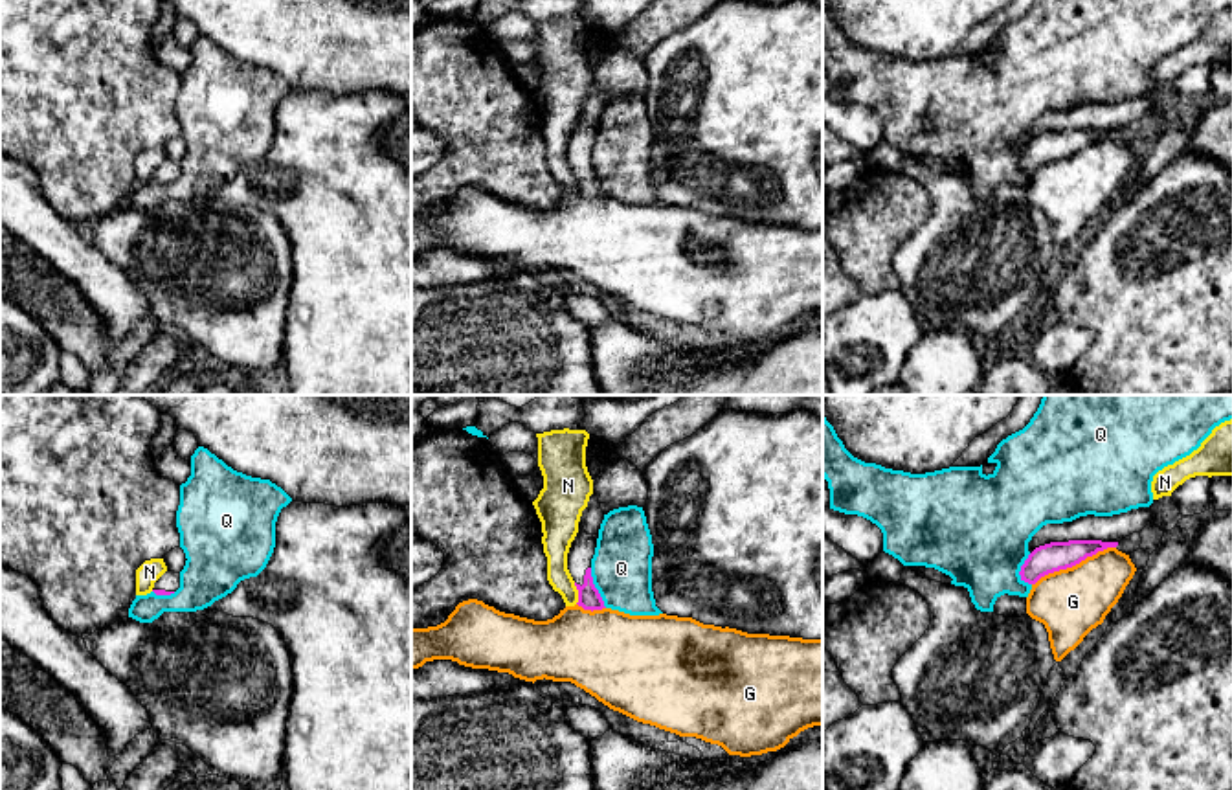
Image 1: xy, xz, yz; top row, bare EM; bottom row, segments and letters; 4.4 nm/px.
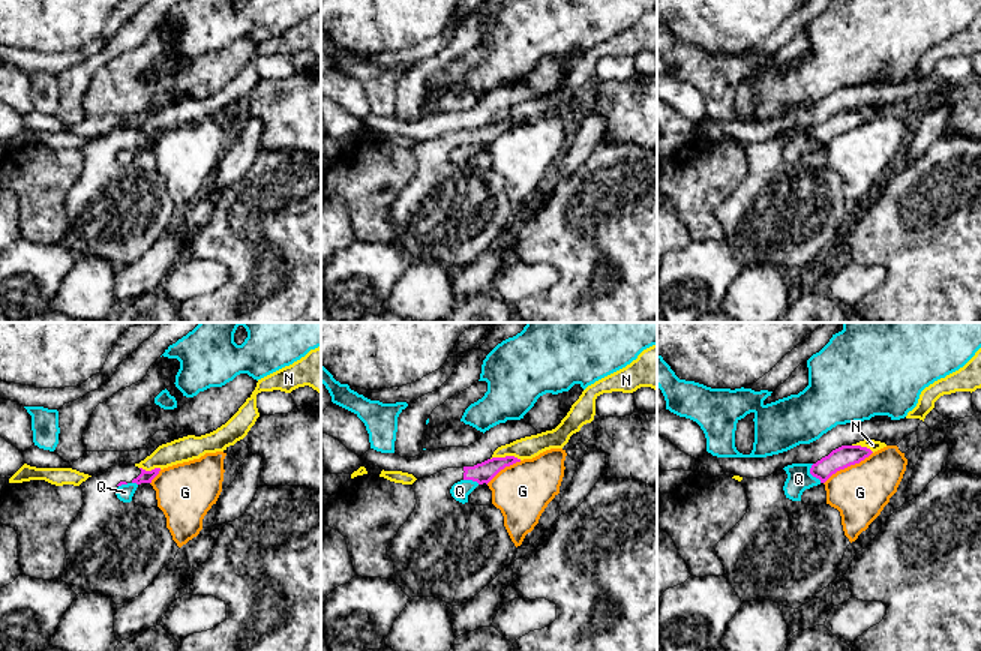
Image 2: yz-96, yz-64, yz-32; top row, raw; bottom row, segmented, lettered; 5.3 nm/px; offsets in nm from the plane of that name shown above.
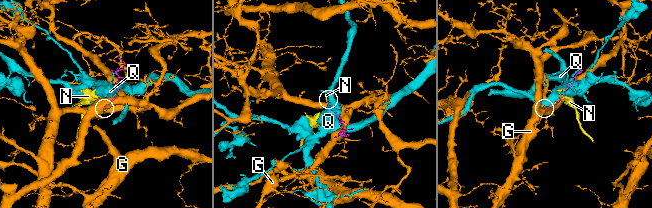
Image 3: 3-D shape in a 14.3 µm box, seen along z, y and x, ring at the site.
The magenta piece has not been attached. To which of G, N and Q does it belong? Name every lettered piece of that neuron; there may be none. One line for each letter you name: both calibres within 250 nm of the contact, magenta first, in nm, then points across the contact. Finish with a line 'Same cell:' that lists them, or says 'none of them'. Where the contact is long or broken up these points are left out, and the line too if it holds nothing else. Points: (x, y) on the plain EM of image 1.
Same cell: none of them

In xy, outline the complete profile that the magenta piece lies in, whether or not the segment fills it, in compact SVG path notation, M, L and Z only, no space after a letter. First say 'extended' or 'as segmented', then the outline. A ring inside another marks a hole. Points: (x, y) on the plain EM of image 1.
extended | M167 158L156 171L152 180L156 184L171 184L180 176L180 162Z

